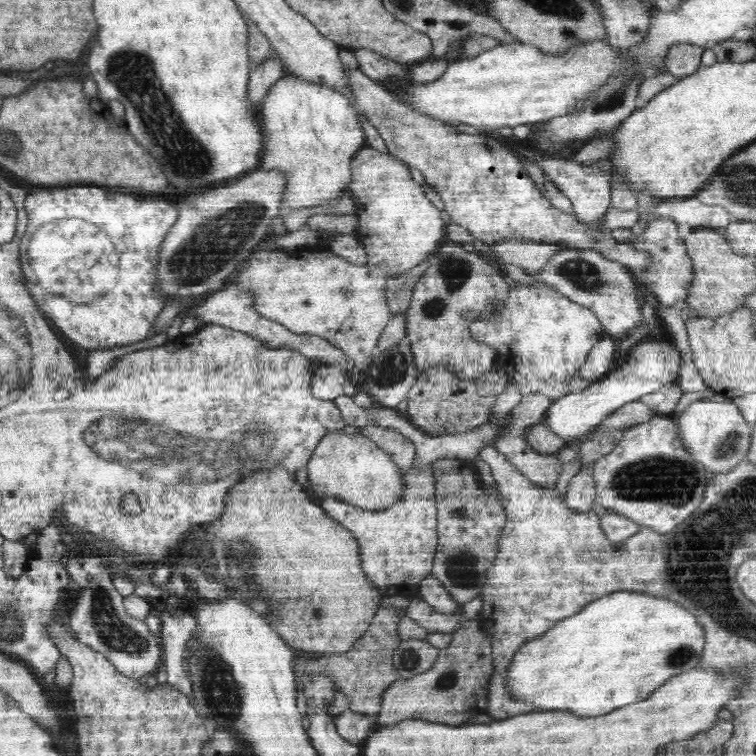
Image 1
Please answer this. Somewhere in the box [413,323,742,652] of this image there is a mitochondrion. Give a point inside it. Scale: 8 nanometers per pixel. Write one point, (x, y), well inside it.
(663, 478)

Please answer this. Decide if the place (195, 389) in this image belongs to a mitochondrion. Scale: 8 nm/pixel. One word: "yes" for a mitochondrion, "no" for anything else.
no

